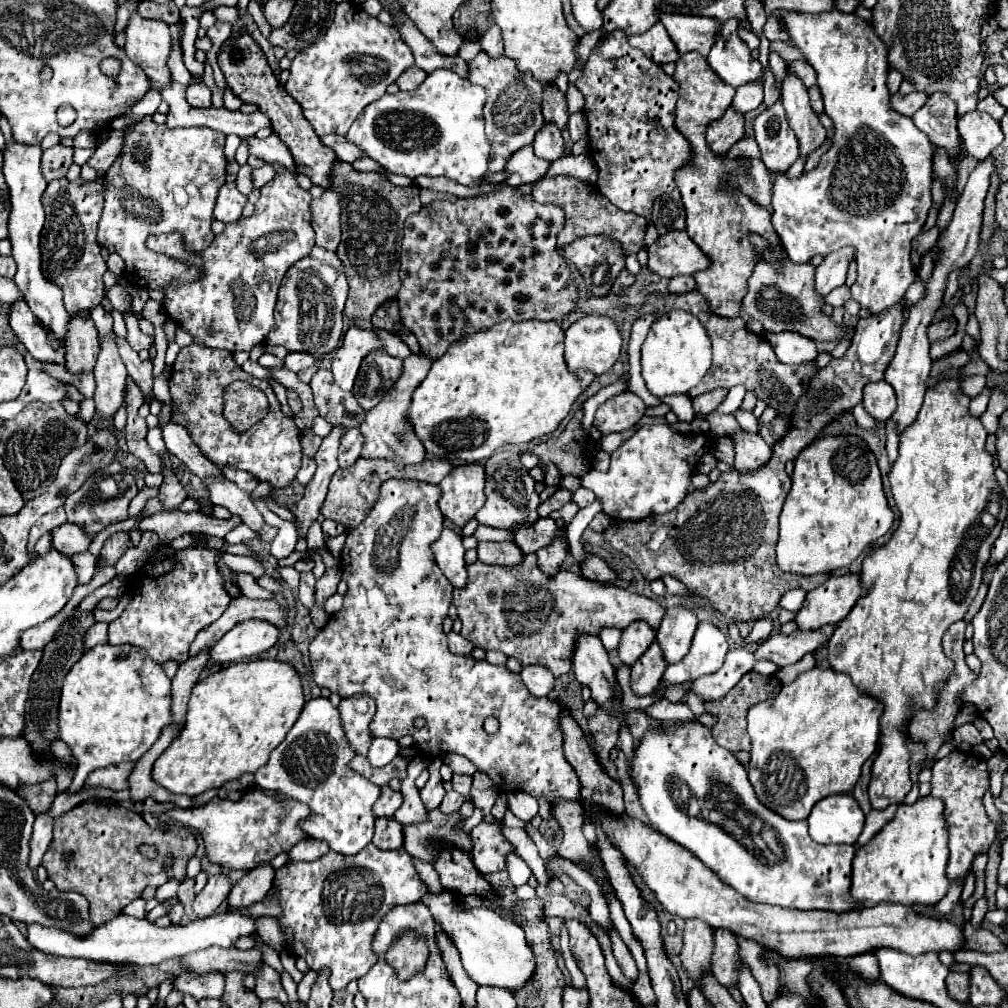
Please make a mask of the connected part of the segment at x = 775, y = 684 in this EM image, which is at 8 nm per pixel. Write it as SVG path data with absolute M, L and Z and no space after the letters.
M748 672L740 678L738 686L734 686L724 698L720 698L718 702L704 702L706 712L716 714L718 716L718 724L712 728L712 734L716 738L716 742L720 746L724 746L726 750L738 752L738 750L750 750L750 738L746 732L746 714L750 710L750 706L754 706L758 700L770 700L780 692L782 684L778 682L778 678L772 676L762 676L758 672Z

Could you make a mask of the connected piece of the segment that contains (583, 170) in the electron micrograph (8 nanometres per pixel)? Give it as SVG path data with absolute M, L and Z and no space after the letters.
M570 154L570 156L558 158L556 162L550 164L544 178L546 176L560 176L560 174L582 178L584 182L590 182L590 184L596 182L596 166L594 166L594 162L590 160L588 154L580 154L580 156Z

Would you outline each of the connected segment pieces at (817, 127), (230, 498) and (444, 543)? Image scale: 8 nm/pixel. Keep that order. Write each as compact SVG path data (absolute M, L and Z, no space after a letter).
M790 70L782 84L782 104L788 124L800 142L800 156L808 156L826 140L826 130L818 122L816 112L810 108L806 86Z
M222 480L222 482L210 482L210 498L214 504L220 504L220 506L226 506L232 514L238 514L242 516L244 524L248 524L258 536L262 542L266 544L272 544L276 534L278 534L278 528L274 526L268 526L262 518L262 514L254 508L252 504L252 498L248 492L242 492L234 482L230 480Z
M444 528L440 538L432 544L434 558L442 570L442 574L450 580L454 588L466 588L468 574L466 574L466 564L464 564L464 546L462 538L454 532Z

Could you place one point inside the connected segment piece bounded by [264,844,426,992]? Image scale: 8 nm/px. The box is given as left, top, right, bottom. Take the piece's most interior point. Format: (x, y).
(334, 903)

